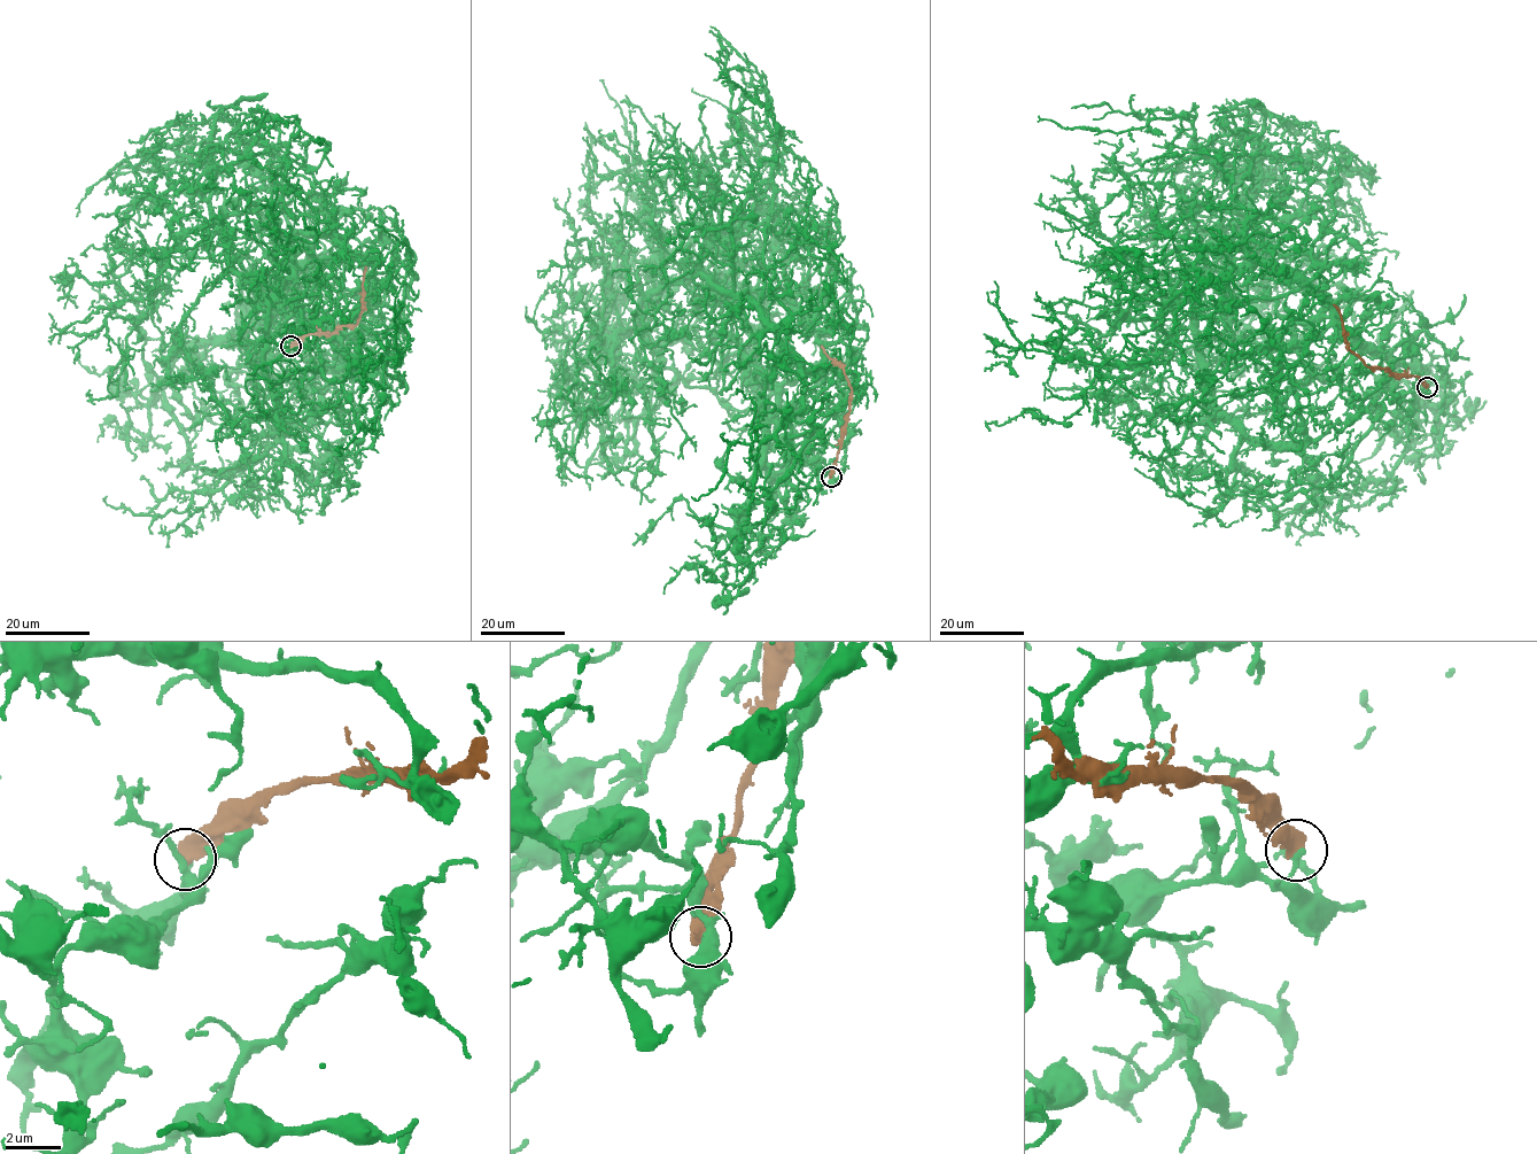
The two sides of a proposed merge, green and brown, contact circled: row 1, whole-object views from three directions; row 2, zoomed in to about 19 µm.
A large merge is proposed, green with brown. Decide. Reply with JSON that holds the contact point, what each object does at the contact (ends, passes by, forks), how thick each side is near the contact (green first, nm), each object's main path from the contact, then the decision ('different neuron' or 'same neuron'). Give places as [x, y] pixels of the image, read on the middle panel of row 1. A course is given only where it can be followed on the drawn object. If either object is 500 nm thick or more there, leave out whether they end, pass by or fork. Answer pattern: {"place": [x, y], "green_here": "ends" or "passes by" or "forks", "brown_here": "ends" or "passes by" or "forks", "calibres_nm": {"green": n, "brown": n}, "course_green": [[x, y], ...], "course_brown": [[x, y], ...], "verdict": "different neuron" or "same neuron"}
{"place": [831, 477], "calibres_nm": {"green": 220, "brown": 500}, "course_green": [[831, 475], [767, 461], [758, 350], [720, 363], [681, 330], [661, 363], [603, 320], [633, 167], [603, 79]], "course_brown": [[831, 475], [851, 390], [843, 369], [821, 346]], "verdict": "different neuron"}

